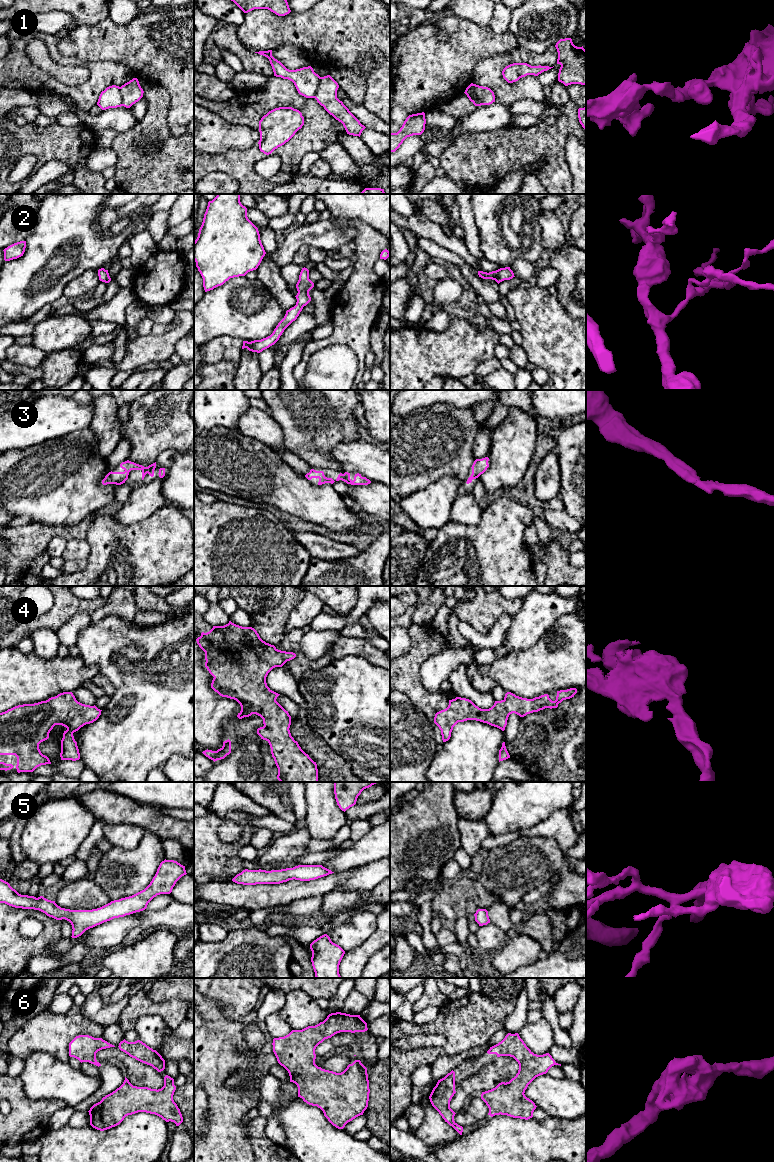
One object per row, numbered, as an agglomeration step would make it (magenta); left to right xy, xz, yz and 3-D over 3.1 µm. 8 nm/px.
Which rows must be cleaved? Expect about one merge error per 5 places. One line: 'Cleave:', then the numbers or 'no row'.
Cleave: 1

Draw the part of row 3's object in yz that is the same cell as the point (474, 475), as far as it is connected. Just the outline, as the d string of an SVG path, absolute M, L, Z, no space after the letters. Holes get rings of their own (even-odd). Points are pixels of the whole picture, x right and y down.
M485 457L482 459L476 459L472 465L472 474L467 480L467 484L471 483L473 479L478 478L481 474L483 474L487 468L489 467L488 464L489 458Z

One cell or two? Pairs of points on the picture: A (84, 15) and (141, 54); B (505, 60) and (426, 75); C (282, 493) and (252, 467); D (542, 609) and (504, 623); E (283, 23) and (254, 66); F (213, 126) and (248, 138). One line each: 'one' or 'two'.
A: two
B: two
C: one
D: two
E: two
F: one

